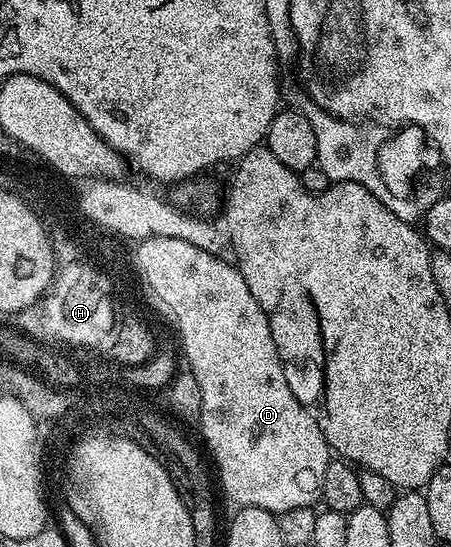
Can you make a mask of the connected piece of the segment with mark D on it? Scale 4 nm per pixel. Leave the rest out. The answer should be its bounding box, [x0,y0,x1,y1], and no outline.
[135,237,331,513]

